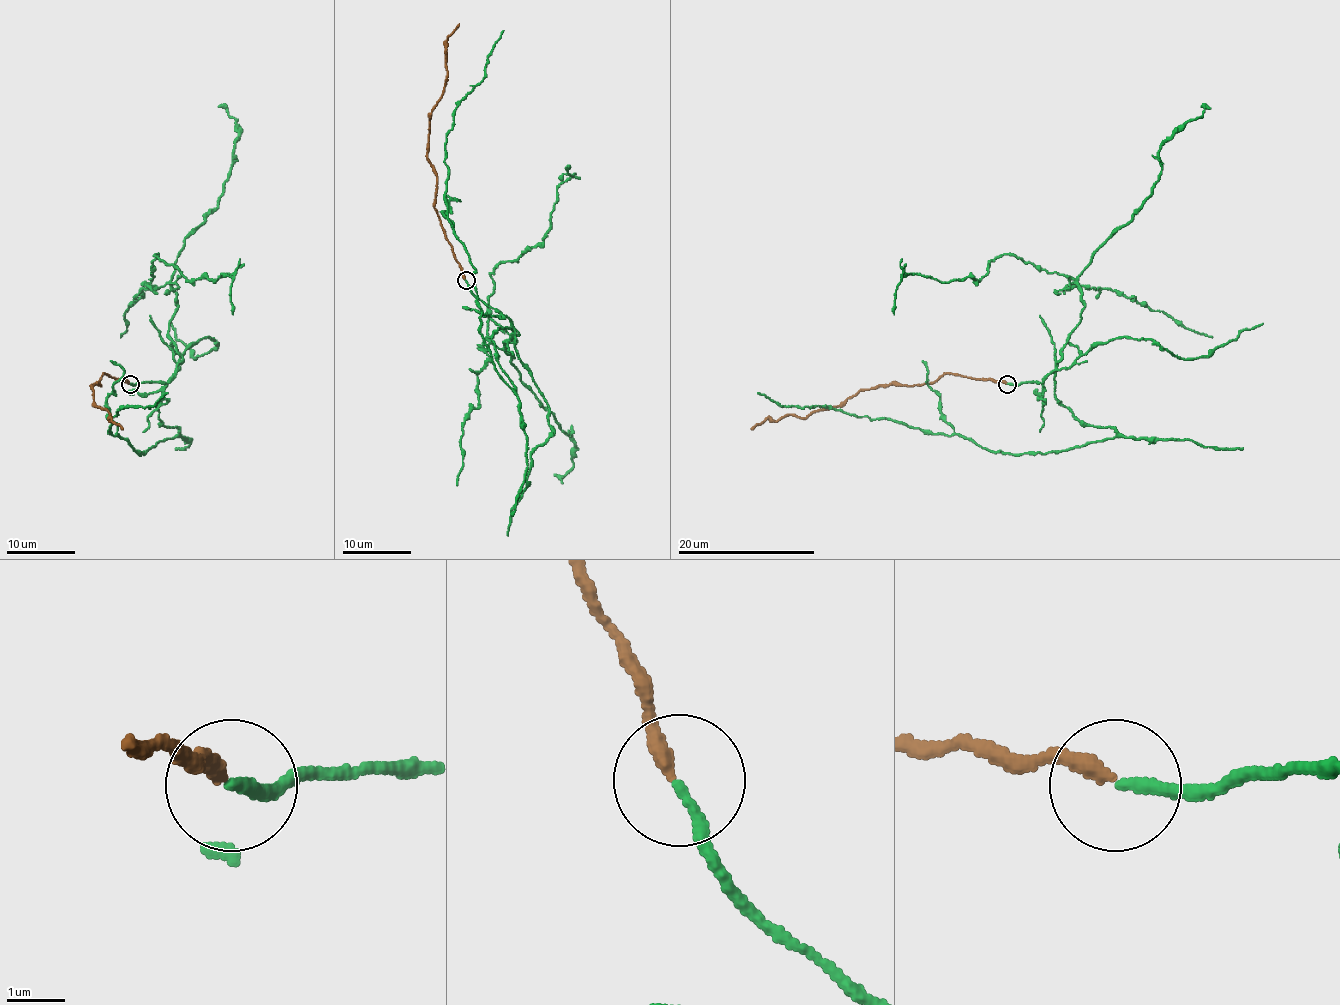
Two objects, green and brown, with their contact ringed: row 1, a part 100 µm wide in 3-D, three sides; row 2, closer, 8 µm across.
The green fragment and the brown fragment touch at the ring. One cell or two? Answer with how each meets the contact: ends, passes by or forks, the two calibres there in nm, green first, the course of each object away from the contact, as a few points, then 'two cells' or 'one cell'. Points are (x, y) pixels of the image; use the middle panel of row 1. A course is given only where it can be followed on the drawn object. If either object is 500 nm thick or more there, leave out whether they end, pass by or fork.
green ends there; brown ends there; 180 nm thick on the green side, 280 nm on the other; green runs (466, 280), (511, 326), (492, 340), (512, 389), (480, 333), (444, 161), (456, 106), (504, 31); brown runs (464, 280), (440, 223), (435, 206), (437, 173), (427, 156), (430, 113), (447, 77), (445, 41), (459, 24); two cells

